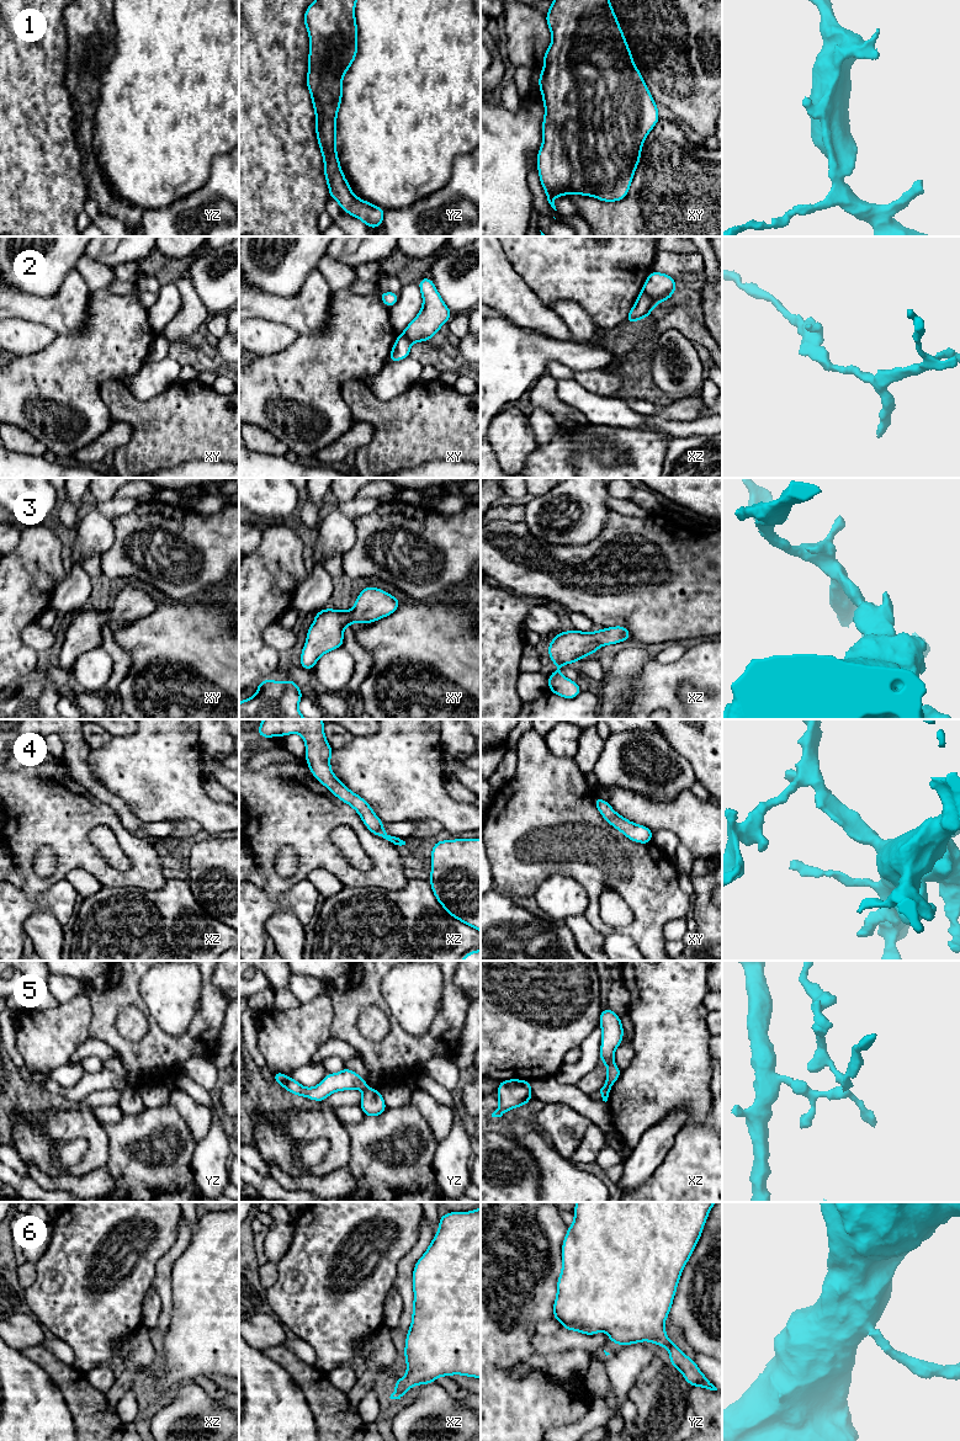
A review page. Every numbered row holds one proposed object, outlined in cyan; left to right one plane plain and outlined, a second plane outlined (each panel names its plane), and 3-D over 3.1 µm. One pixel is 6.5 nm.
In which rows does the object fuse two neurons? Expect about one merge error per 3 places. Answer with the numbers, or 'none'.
2, 5

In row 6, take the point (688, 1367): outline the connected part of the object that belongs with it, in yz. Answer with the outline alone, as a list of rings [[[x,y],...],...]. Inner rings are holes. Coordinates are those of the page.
[[[577,1202],[574,1222],[567,1229],[562,1244],[562,1272],[557,1280],[553,1317],[563,1329],[584,1335],[604,1330],[609,1341],[621,1346],[652,1341],[669,1352],[669,1365],[677,1367],[684,1379],[694,1387],[710,1391],[717,1388],[704,1376],[693,1358],[689,1358],[667,1338],[664,1322],[669,1315],[681,1271],[690,1259],[704,1229],[707,1216],[716,1202]]]

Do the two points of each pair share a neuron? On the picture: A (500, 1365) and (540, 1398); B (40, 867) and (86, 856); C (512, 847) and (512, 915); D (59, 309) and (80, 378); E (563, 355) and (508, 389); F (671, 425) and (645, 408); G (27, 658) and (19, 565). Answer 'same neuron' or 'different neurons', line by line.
A: same neuron
B: different neurons
C: different neurons
D: different neurons
E: same neuron
F: different neurons
G: same neuron

